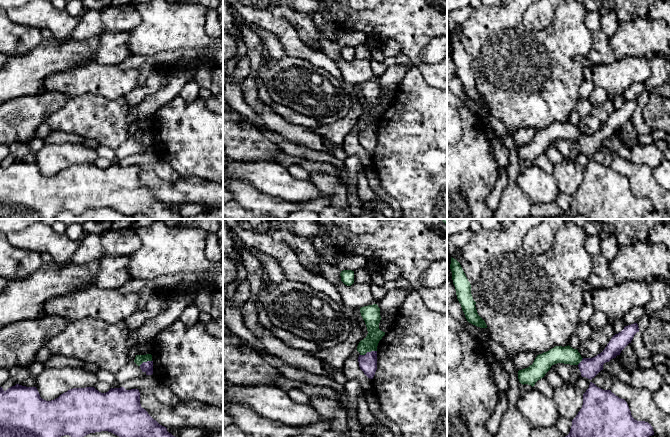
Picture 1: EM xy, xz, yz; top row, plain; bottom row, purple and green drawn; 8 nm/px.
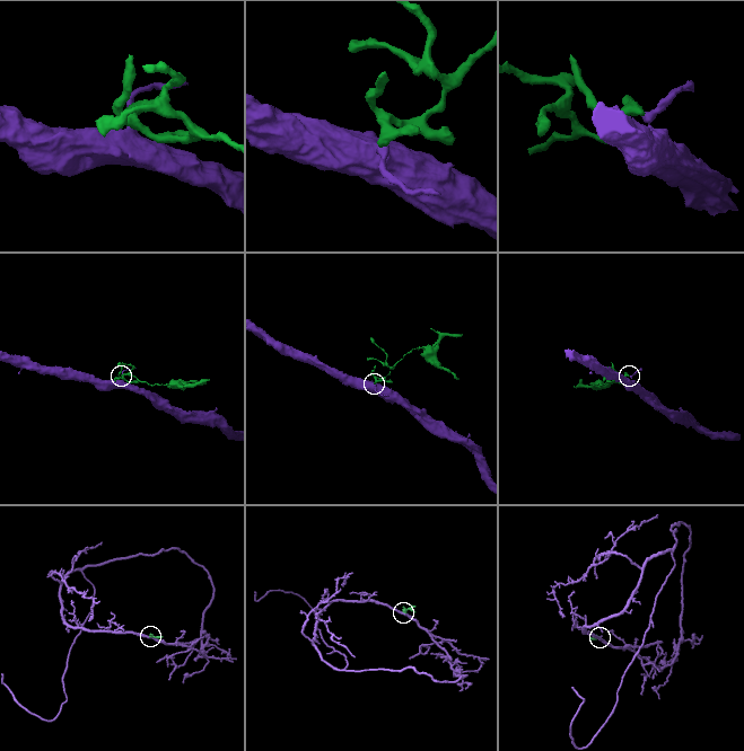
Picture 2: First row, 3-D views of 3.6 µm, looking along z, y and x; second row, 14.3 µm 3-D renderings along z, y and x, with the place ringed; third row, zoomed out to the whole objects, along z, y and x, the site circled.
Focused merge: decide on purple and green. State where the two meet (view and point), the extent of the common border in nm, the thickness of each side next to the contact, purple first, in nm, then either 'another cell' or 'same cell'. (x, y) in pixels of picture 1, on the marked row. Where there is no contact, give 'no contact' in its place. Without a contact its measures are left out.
meets purple in xz at (368, 352); contact 140 nm long; 140 nm thick on the purple side, 120 nm on the other; another cell

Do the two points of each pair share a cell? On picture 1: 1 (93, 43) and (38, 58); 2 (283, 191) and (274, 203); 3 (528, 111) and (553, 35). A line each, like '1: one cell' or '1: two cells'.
1: one cell
2: two cells
3: one cell

